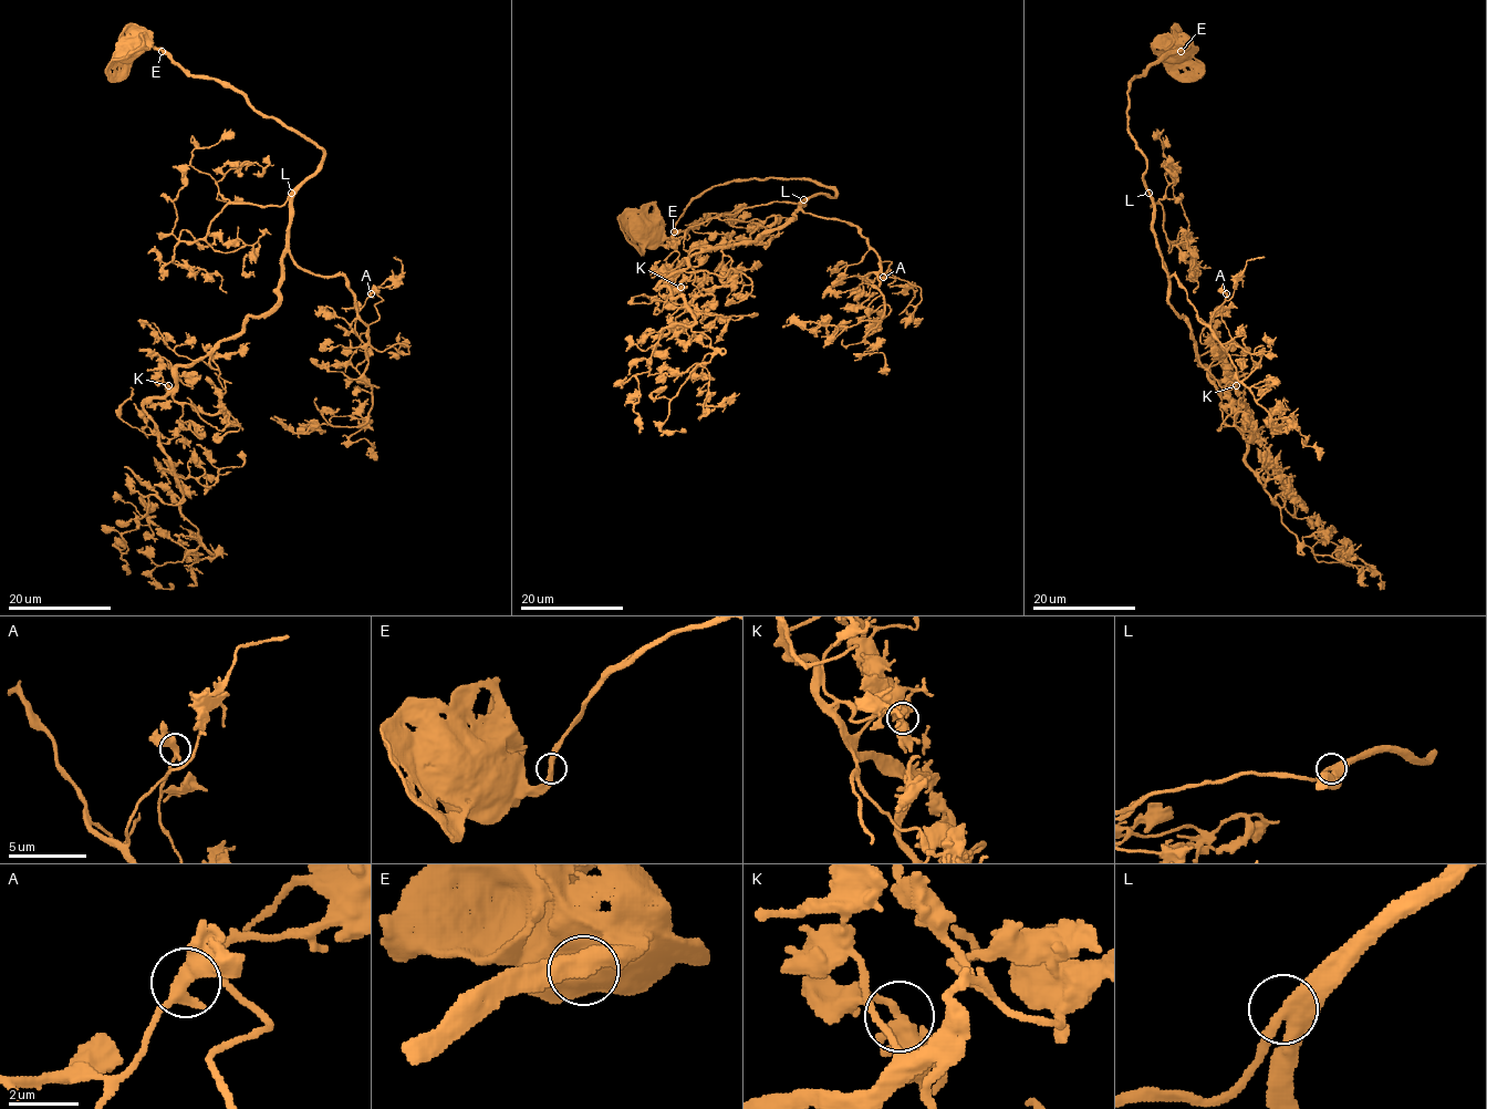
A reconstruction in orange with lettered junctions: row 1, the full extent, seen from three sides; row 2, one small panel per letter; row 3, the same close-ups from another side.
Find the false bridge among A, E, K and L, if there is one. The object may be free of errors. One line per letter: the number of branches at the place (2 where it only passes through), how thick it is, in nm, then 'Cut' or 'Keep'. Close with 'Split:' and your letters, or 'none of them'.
A: Branches: 2. Thickness 420 nm. Keep
E: Branches: 2. Thickness 400 nm. Keep
K: Branches: 2. Thickness 420 nm. Keep
L: Branches: 2. Thickness 440 nm. Keep
Split: none of them

